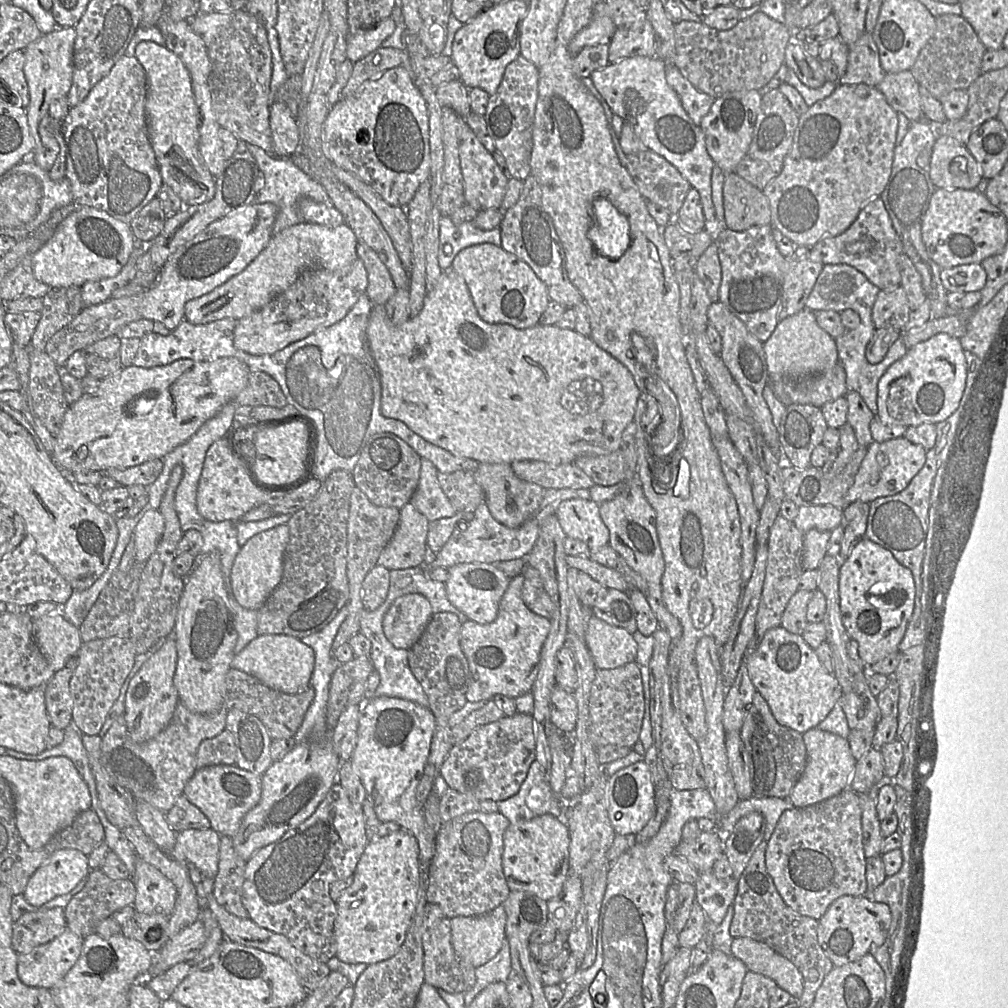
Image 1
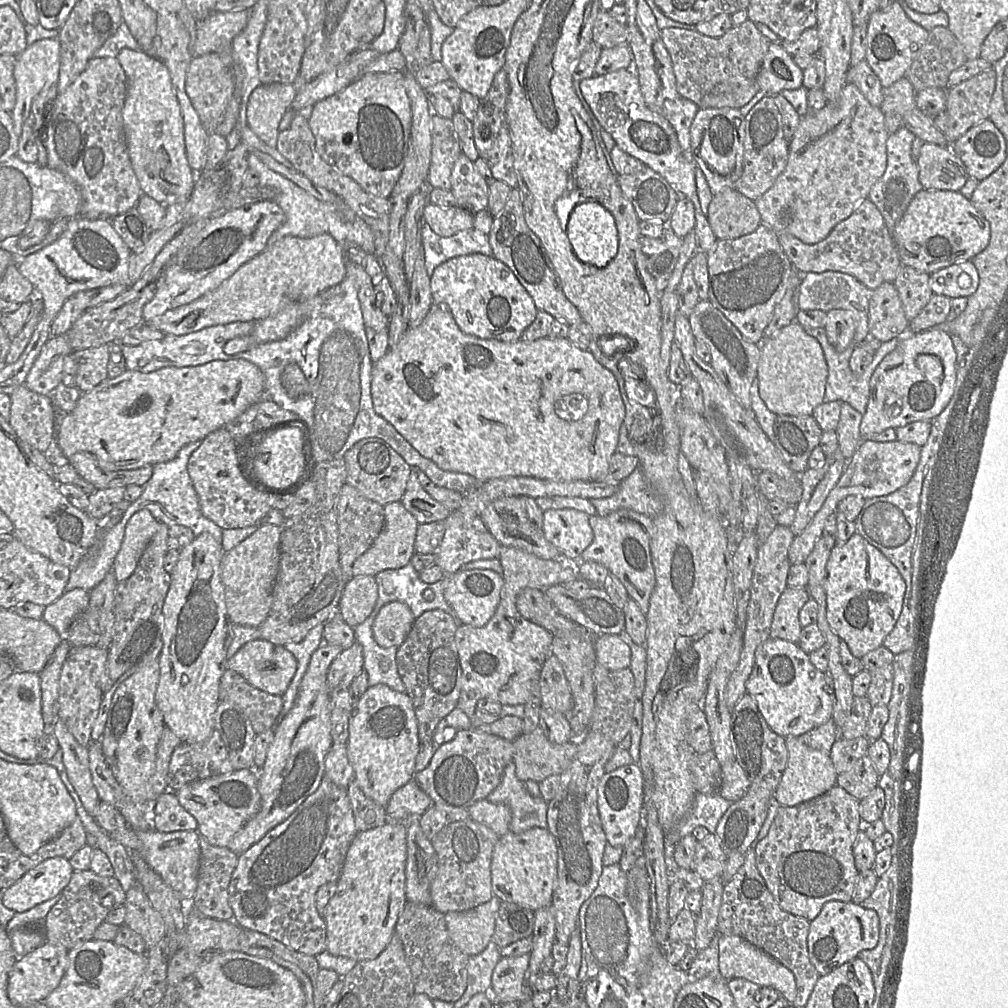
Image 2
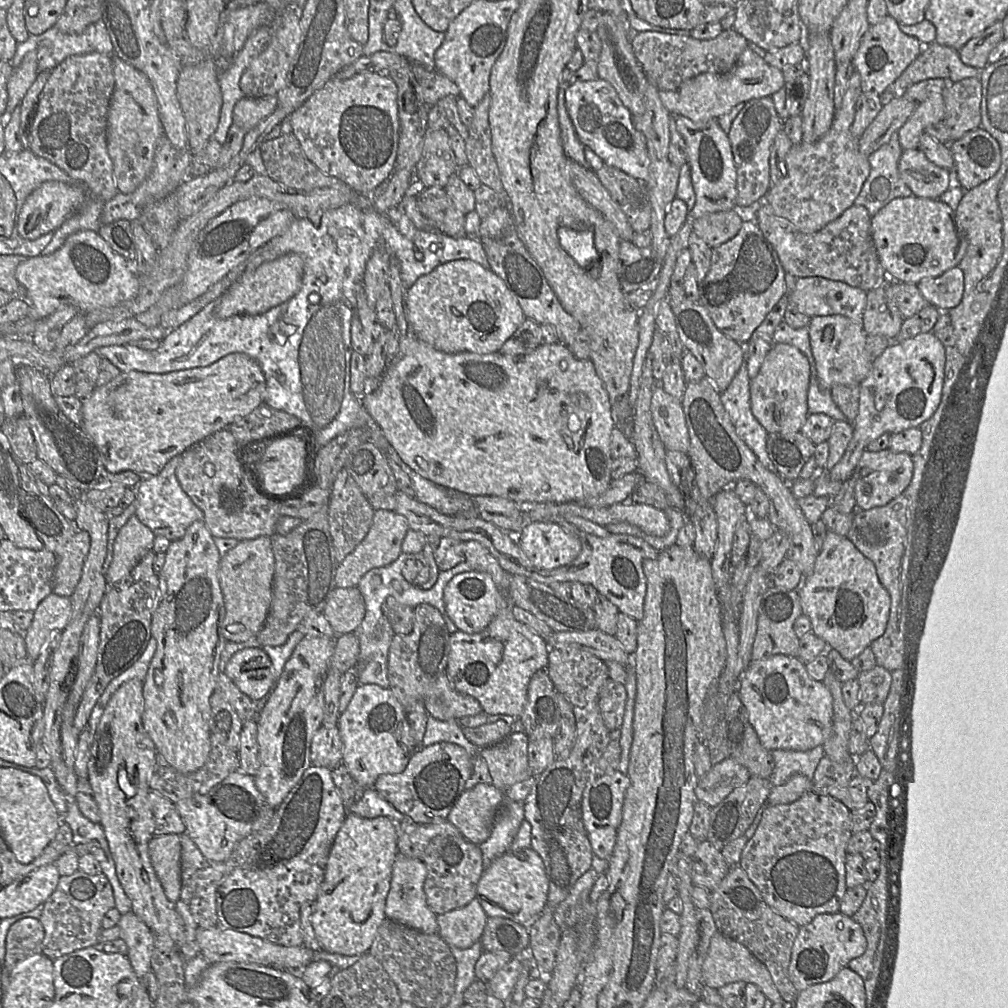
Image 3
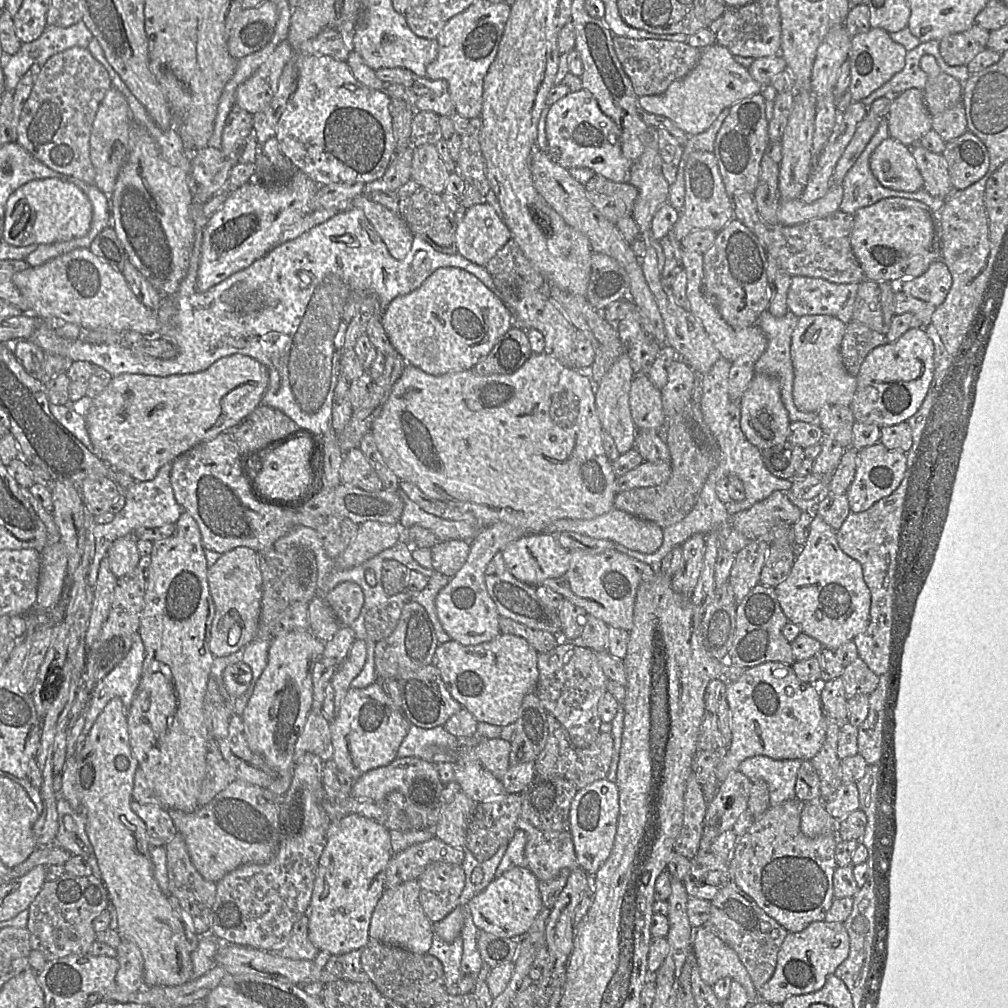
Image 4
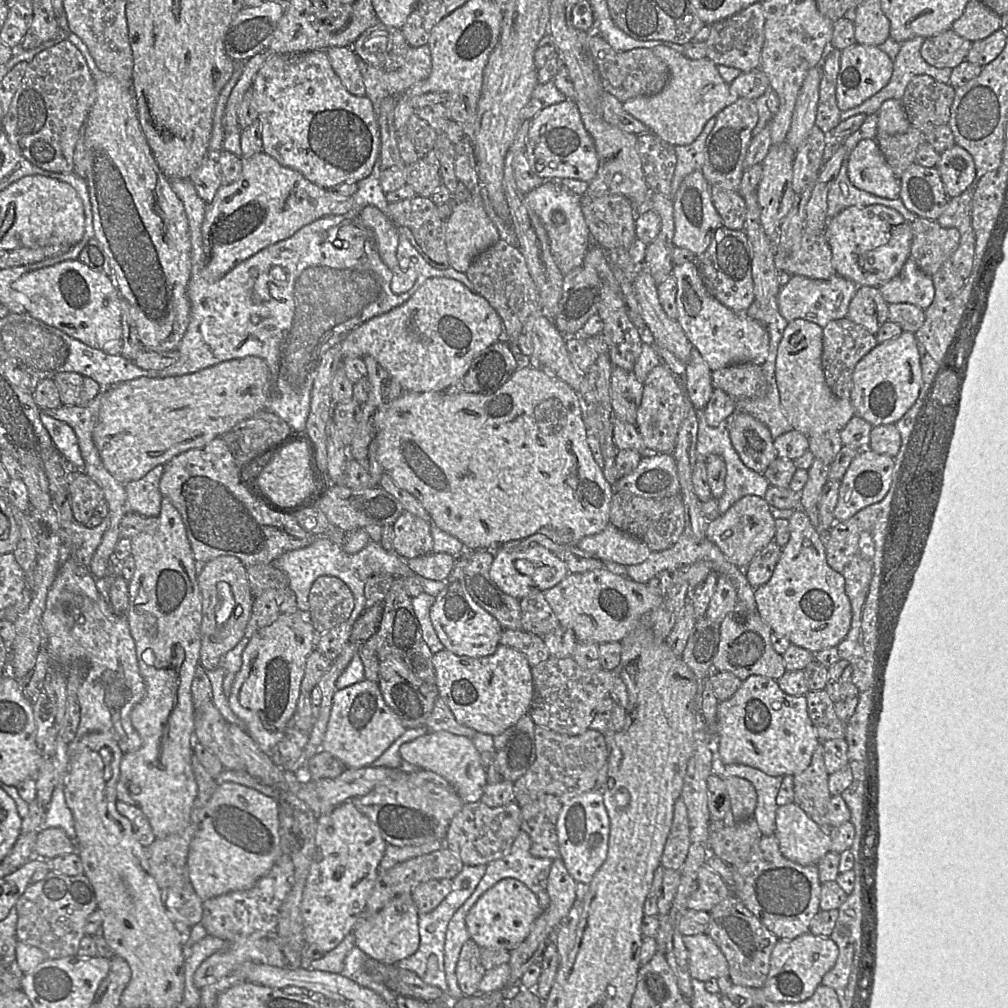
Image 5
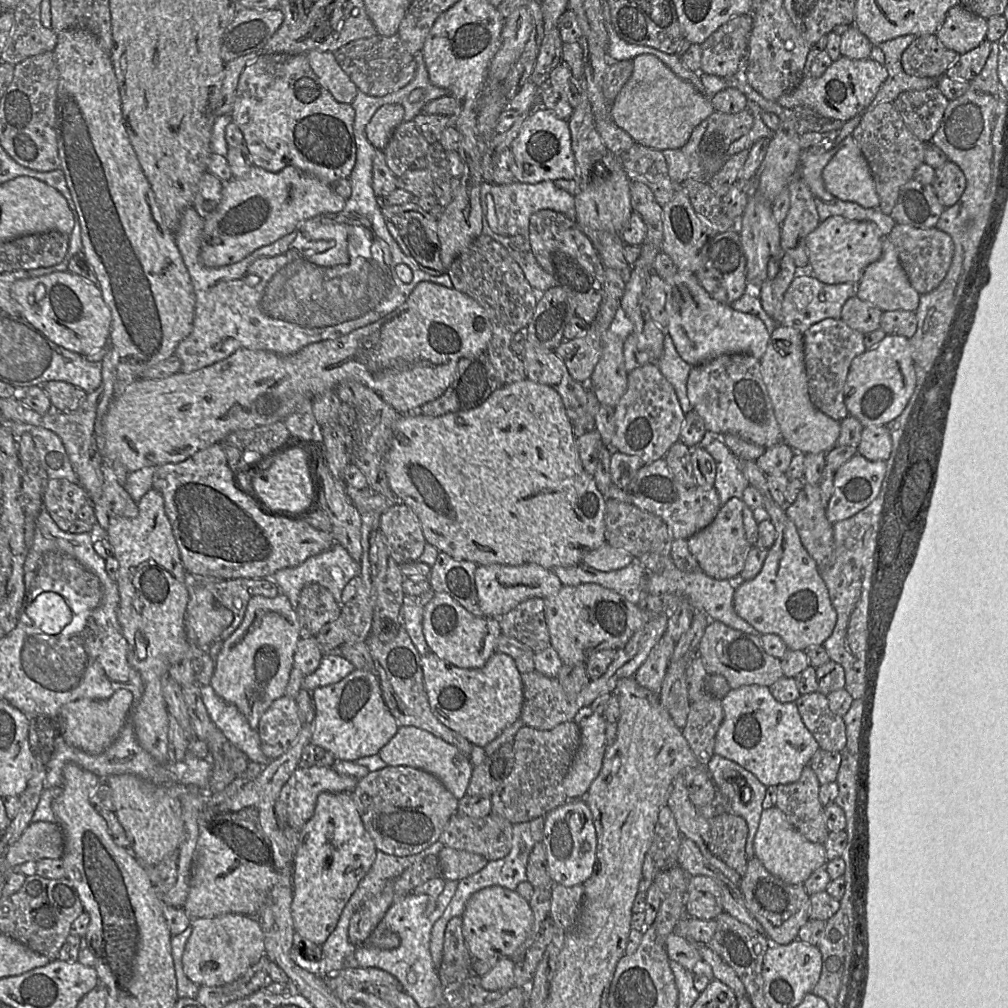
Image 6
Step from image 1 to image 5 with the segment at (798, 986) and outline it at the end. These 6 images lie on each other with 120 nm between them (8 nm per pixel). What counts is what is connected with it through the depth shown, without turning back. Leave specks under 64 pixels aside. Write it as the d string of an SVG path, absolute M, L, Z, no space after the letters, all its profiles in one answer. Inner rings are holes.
M707 932L683 936L683 942L689 953L689 972L692 978L706 982L729 976L726 957Z

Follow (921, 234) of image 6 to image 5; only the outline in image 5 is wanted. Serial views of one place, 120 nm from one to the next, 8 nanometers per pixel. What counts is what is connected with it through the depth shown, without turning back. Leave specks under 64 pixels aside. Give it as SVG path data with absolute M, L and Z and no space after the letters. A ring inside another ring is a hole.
M915 218L911 227L910 258L926 275L933 276L959 246L960 234L955 228L944 228L925 218Z

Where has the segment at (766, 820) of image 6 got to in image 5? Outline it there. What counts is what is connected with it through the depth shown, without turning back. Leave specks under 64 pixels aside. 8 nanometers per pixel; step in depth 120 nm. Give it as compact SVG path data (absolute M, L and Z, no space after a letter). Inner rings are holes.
M795 803L780 806L775 830L783 856L803 866L816 865L830 851L830 834Z

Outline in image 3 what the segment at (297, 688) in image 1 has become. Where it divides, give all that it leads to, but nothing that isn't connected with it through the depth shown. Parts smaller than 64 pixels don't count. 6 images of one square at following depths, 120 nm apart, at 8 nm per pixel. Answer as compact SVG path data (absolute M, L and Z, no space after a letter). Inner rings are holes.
M262 647L236 652L226 663L224 673L252 700L268 697L277 681L272 662Z

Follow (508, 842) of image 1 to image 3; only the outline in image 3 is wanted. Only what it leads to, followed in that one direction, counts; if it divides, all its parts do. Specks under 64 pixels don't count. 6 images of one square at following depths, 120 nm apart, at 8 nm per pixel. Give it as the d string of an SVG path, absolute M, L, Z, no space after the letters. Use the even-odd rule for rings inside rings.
M528 847L517 852L509 850L486 867L477 885L477 896L475 899L479 900L488 917L503 917L517 923L529 925L546 909L548 890L548 879L543 861L534 849Z

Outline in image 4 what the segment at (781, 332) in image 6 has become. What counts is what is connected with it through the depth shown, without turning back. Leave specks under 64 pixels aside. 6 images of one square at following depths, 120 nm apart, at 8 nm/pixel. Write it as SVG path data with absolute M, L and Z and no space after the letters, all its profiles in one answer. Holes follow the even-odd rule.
M830 315L802 316L792 333L791 359L794 371L793 401L798 410L819 412L828 405L851 406L857 387L856 376L845 369L840 345L846 324Z

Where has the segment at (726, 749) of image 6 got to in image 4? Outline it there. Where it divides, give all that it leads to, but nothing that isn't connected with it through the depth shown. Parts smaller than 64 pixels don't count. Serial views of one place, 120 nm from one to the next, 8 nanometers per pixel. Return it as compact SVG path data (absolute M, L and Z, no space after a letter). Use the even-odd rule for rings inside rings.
M766 662L745 670L733 684L728 685L726 699L730 710L732 741L725 756L716 768L718 783L722 783L739 765L754 756L767 756L775 760L801 759L810 761L823 746L826 735L826 718L821 708L820 692L812 684L801 682L792 665Z

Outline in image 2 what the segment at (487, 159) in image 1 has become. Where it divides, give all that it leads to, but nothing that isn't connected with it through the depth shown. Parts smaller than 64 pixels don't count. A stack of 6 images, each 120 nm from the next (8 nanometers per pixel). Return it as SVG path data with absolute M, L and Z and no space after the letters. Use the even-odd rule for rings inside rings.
M461 153L451 174L451 191L457 206L472 213L487 210L489 183L489 179L478 171L474 161Z

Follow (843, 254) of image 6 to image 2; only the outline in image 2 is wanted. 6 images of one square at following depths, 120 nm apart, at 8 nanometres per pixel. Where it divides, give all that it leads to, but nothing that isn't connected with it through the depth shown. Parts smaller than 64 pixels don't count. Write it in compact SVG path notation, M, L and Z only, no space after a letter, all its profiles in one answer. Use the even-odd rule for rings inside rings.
M925 189L913 197L891 233L901 265L927 274L971 260L988 246L991 235L987 219L959 191Z

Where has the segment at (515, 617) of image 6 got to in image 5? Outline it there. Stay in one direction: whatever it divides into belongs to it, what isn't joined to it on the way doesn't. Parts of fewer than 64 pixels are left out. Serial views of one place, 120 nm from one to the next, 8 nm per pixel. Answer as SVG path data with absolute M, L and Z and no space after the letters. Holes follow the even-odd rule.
M543 592L528 595L520 601L521 630L545 637L552 632L559 621L545 599Z

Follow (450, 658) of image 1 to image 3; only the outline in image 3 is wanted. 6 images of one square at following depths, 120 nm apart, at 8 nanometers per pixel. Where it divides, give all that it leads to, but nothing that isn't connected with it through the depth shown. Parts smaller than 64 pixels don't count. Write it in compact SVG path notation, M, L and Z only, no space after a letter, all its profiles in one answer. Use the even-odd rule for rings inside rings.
M420 604L414 608L414 622L410 633L394 635L388 654L389 688L404 707L405 713L423 703L435 682L446 675L450 635L442 614L430 604Z

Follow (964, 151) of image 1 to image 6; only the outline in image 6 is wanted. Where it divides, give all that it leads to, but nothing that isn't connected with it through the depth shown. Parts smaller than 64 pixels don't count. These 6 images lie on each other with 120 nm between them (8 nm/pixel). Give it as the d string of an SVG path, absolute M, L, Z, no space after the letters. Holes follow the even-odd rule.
M847 136L840 143L839 150L824 168L822 178L826 190L840 200L854 202L864 208L877 208L879 205L868 162L852 136Z

